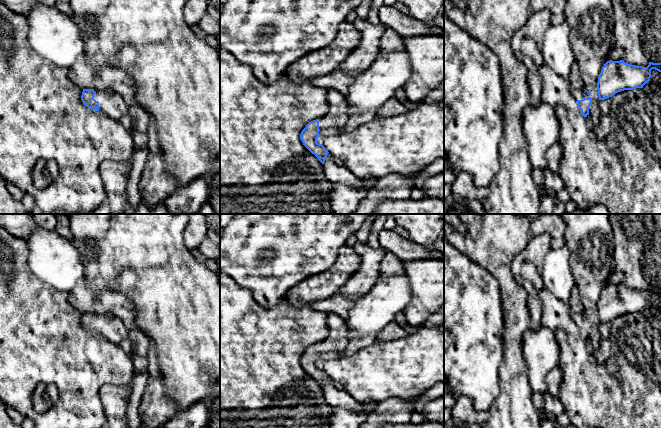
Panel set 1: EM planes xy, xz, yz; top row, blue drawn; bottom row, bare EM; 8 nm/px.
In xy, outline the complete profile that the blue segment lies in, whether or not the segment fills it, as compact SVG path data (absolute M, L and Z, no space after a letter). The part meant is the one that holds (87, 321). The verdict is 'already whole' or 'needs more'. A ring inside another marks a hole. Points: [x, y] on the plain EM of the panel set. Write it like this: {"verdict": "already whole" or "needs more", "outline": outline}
{"verdict": "needs more", "outline": "M110 312L83 313L81 324L88 332L110 343L119 343L123 339L129 339L129 330L122 320Z"}

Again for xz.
{"verdict": "needs more", "outline": "M328 314L328 332L330 335L319 343L309 346L300 358L303 369L324 388L328 374L317 366L322 359L344 357L349 331L344 319L336 314Z"}

